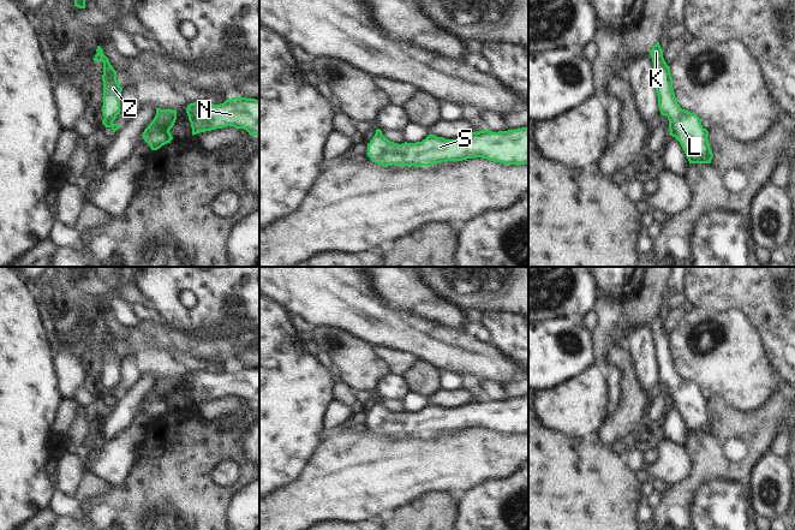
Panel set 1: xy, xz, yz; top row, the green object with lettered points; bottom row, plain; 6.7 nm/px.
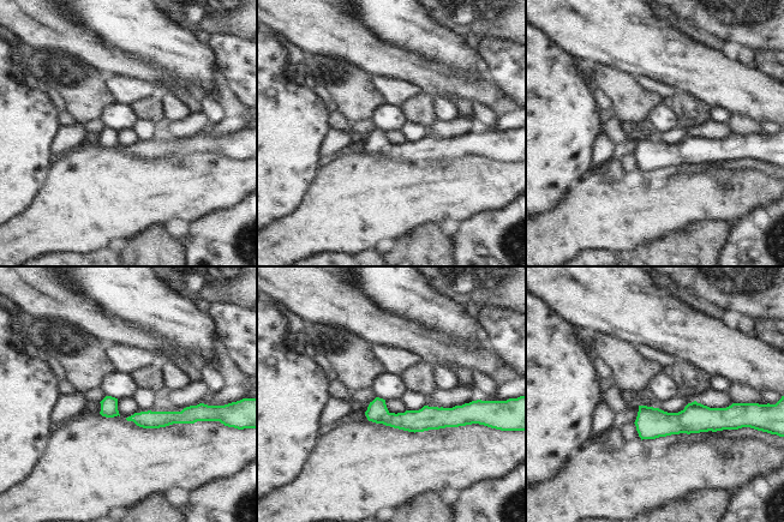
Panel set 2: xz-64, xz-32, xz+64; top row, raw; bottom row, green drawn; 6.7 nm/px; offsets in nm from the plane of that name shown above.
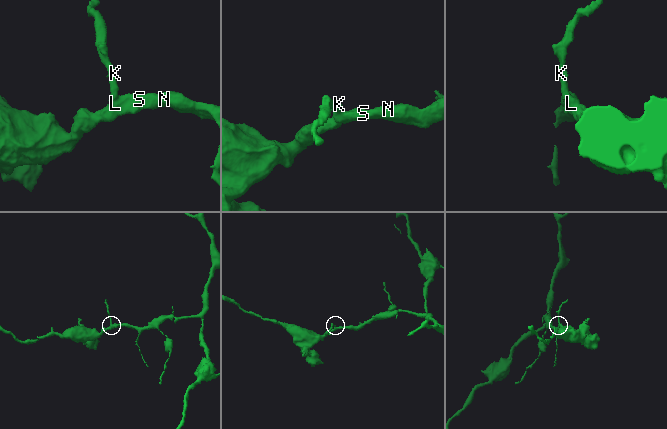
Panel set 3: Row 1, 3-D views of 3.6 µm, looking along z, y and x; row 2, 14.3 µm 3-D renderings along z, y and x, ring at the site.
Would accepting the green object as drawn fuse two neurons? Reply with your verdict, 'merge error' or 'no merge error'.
no merge error

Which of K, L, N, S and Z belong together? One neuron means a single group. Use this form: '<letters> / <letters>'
K L N S Z

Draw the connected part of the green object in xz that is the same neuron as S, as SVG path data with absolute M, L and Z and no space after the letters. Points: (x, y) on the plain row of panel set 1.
M528 395L492 401L476 400L456 409L429 404L422 411L398 413L382 404L379 398L367 413L367 425L383 436L430 435L446 430L482 427L503 434L528 434Z

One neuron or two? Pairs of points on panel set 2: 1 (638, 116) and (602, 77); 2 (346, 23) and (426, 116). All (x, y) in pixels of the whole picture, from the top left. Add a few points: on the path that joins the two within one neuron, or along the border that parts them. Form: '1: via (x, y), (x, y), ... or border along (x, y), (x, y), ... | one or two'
1: via (632, 107), (611, 86) | one
2: border along (424, 91), (432, 95) | two

